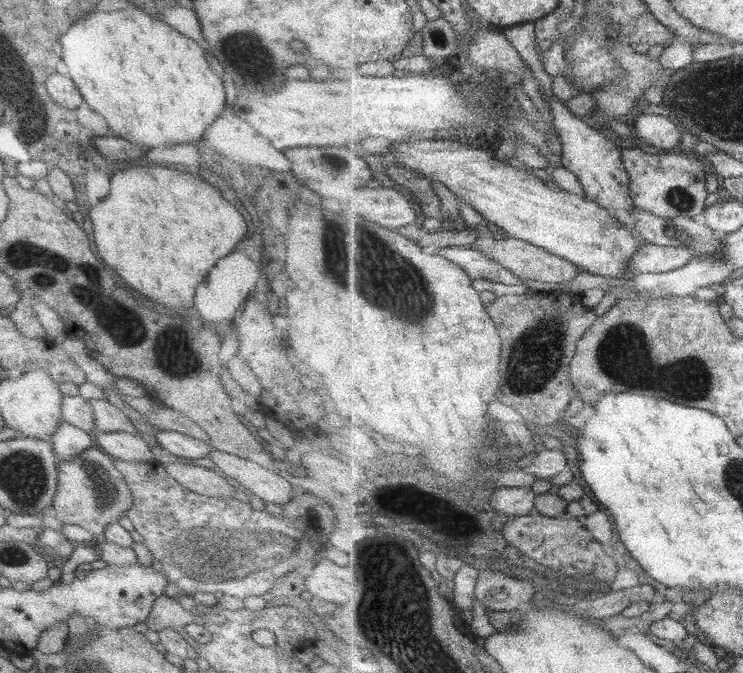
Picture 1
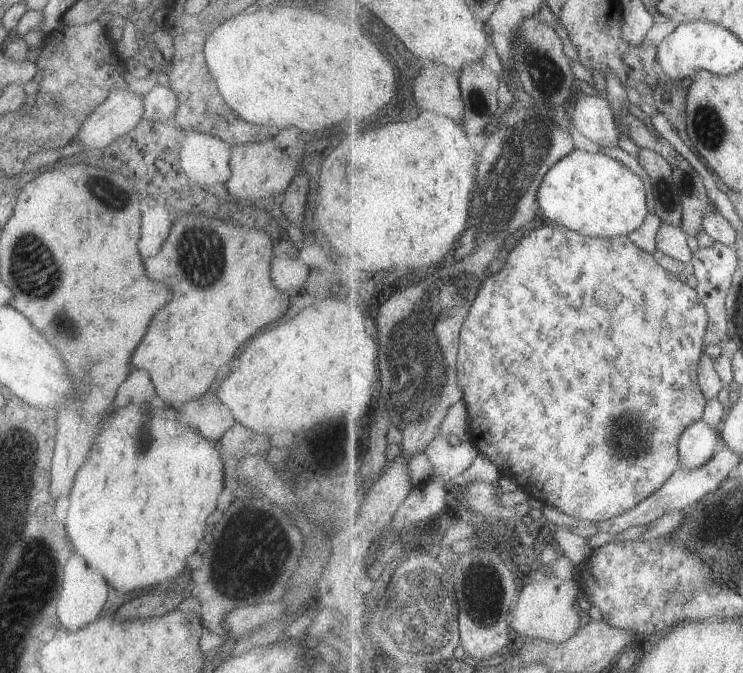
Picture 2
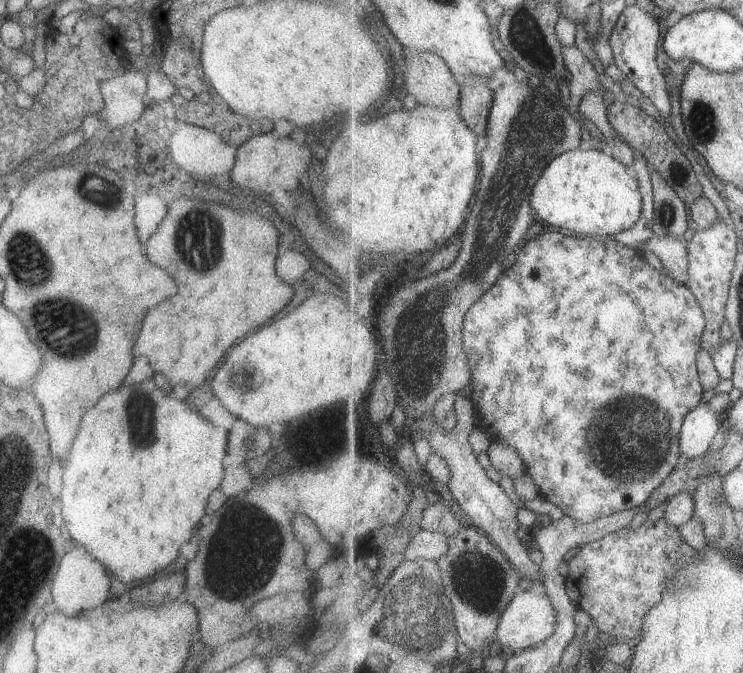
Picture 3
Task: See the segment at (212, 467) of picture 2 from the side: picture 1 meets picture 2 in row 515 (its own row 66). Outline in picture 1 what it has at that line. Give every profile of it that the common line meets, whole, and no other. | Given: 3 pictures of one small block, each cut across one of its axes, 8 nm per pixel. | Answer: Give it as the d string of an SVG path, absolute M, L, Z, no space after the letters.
M135 6L135 8L119 8L119 12L99 12L97 8L91 8L93 12L73 24L61 38L61 46L63 46L63 62L67 64L69 68L69 78L75 82L79 94L83 96L83 100L91 106L91 110L95 110L97 114L101 114L104 118L107 126L107 130L115 132L117 137L121 137L129 141L130 143L136 144L137 146L147 146L150 148L163 147L169 142L189 143L197 145L201 143L201 136L207 126L211 125L214 121L213 118L217 118L223 108L225 108L225 96L223 96L223 84L219 82L219 78L209 70L209 64L207 60L203 58L203 50L197 46L193 40L187 38L187 36L179 34L160 19L160 13L157 15L150 15L143 7Z

